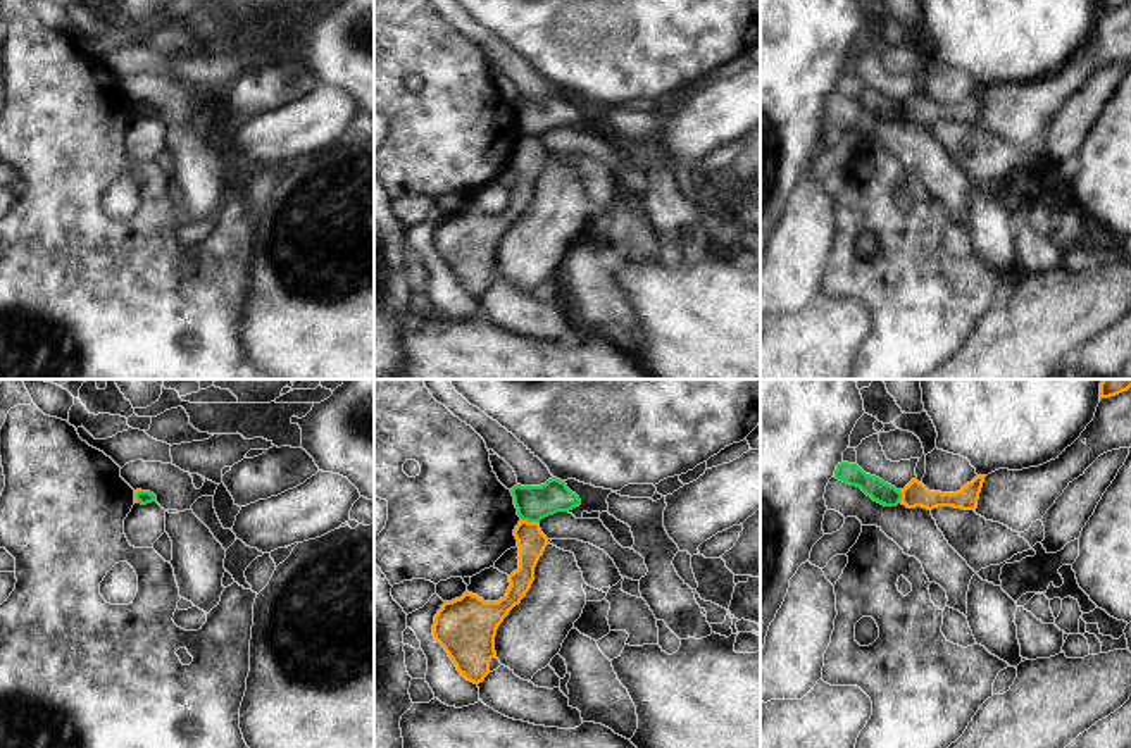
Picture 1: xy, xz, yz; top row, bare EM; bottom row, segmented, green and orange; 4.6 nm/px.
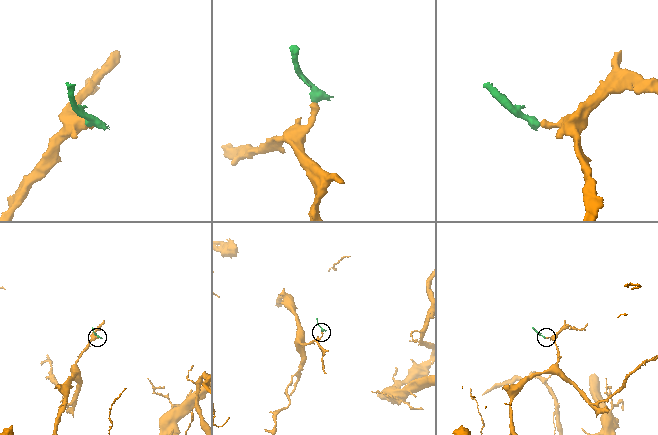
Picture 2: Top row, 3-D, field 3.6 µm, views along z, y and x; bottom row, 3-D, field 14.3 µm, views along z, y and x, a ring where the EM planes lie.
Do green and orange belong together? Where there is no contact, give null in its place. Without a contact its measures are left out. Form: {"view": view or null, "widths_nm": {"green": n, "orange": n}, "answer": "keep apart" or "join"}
{"view": "xz", "widths_nm": {"green": 160, "orange": 140}, "answer": "keep apart"}

